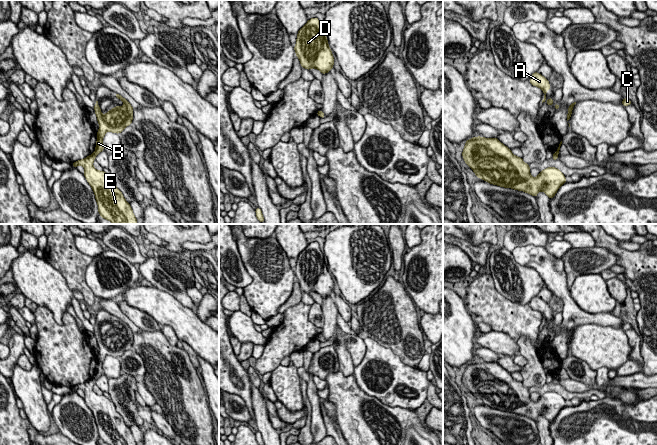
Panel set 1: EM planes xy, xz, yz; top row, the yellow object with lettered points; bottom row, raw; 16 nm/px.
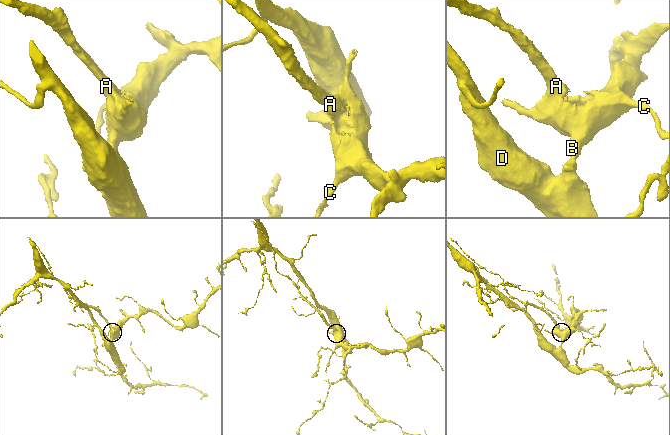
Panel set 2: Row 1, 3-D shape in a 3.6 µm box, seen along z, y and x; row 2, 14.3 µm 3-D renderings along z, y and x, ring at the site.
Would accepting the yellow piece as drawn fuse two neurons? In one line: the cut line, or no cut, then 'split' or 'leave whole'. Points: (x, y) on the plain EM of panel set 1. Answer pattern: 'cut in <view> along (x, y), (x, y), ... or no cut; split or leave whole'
cut in xz along (319, 335), (317, 338); split

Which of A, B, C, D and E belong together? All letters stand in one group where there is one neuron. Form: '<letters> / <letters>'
A B C / D E

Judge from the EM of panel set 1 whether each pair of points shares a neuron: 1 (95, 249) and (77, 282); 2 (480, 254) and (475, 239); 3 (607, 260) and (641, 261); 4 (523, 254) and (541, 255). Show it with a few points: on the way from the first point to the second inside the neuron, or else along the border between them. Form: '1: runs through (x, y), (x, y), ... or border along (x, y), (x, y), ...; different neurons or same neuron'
1: border along (74, 240), (75, 246), (80, 251), (92, 257); different neurons
2: border along (469, 240), (475, 245), (484, 242), (490, 245); different neurons
3: border along (597, 247), (613, 252), (616, 264); different neurons
4: runs through (527, 255), (537, 255); same neuron

